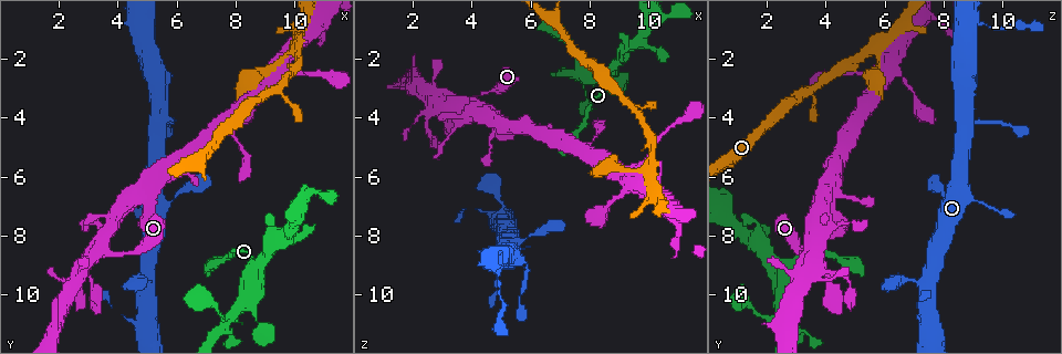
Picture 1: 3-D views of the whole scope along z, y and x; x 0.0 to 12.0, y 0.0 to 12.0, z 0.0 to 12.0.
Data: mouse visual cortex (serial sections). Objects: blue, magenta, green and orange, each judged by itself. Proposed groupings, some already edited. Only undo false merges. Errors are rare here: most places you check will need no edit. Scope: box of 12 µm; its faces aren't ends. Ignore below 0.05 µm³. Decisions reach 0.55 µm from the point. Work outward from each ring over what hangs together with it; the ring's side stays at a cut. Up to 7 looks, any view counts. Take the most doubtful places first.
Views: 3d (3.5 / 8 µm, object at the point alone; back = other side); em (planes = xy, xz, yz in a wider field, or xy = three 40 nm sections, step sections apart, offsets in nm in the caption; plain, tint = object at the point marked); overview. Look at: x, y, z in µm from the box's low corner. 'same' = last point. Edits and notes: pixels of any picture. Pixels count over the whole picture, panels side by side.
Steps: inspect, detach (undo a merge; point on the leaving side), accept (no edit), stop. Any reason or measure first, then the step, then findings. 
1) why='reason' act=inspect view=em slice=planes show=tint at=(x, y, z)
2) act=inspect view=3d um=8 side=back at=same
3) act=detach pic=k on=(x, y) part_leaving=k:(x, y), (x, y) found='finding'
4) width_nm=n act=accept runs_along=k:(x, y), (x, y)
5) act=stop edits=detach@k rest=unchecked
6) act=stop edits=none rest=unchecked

why='a fork' act=inspect view=em slice=xy step=5 show=tint at=(10.0, 1.6, 5.7)

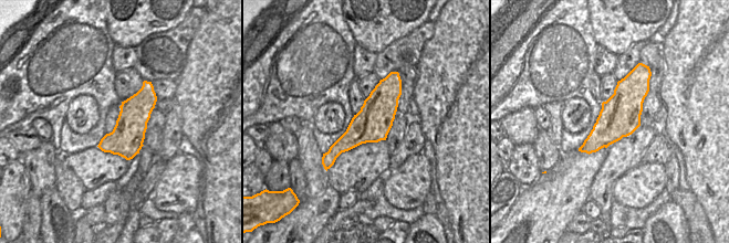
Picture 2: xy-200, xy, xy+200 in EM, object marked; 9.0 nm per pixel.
why='wider look' act=inspect view=3d um=3.5 side=back at=same

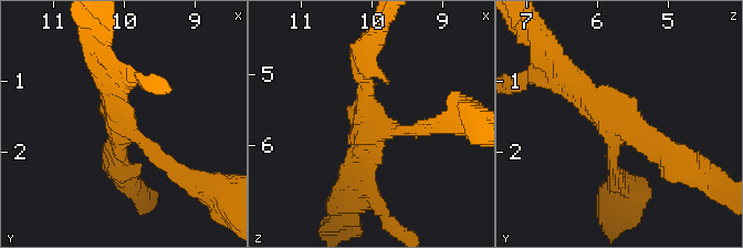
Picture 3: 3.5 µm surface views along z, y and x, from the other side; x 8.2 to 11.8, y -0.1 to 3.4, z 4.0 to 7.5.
act=accept runs_along=2:(395, 74), (379, 108), (324, 161) found='all the same cell'

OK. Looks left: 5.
why='two arms at a narrow angle' act=inspect view=3d um=3.5 at=(4.9, 0.7, 9.1)

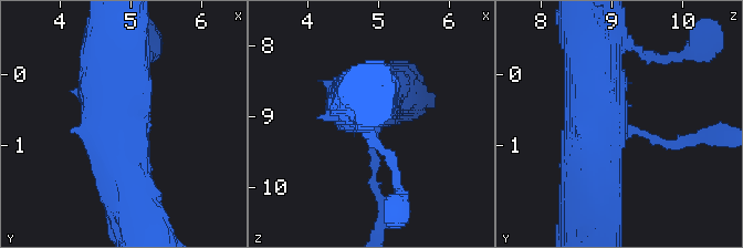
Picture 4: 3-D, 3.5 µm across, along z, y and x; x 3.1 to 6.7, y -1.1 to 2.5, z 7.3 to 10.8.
why='need the tissue' act=inspect view=em slice=planes show=tint at=same

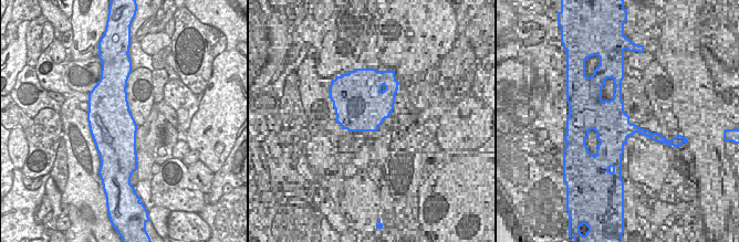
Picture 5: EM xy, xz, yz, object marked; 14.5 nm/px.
act=accept runs_along=4:(593, 185), (613, 130), (690, 141) found='one cell here'

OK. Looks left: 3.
why='small branch off a trunk' act=inspect view=3d um=3.5 at=(7.8, 10.7, 2.3)

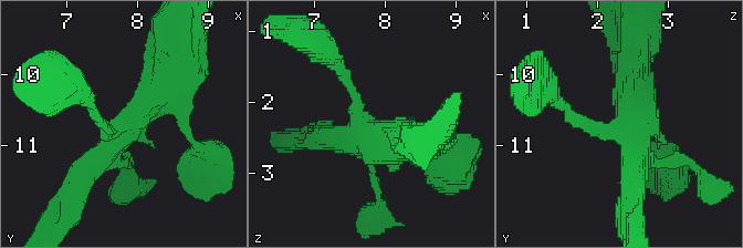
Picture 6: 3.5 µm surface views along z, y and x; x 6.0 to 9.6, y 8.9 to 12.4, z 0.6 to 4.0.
arms=4 arm_widths_nm=100,150,350,450 act=inspect view=em slice=xy step=1 show=tint at=(7.75, 10.70, 2.40)

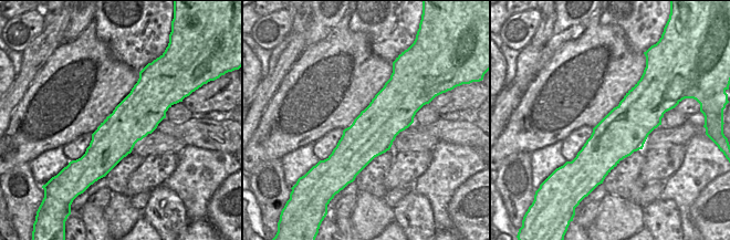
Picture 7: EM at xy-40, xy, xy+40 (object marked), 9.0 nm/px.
act=accept runs_along=7:(400, 77), (393, 110), (332, 170) found='all the same cell'

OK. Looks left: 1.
act=stop edits=none rest=unchecked

